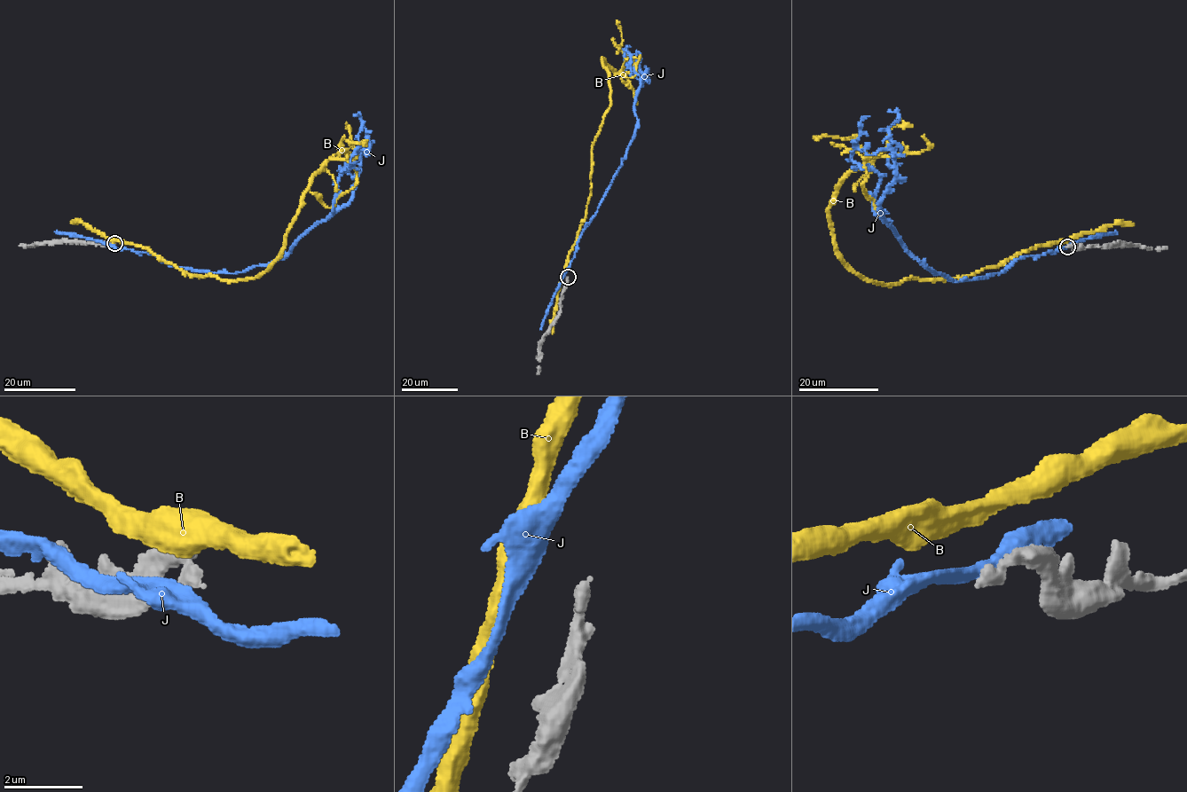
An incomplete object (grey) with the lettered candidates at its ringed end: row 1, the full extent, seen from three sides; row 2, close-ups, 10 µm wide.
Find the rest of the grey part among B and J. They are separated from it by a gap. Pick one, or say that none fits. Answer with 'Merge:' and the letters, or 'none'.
Merge: none

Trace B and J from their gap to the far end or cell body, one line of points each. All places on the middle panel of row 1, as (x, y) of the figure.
B: (564, 274), (586, 215), (593, 142), (610, 103), (601, 58), (617, 72), (640, 57), (636, 74), (614, 75)
J: (564, 276), (581, 231), (634, 133), (632, 108), (640, 80), (631, 74), (625, 49), (624, 55)

